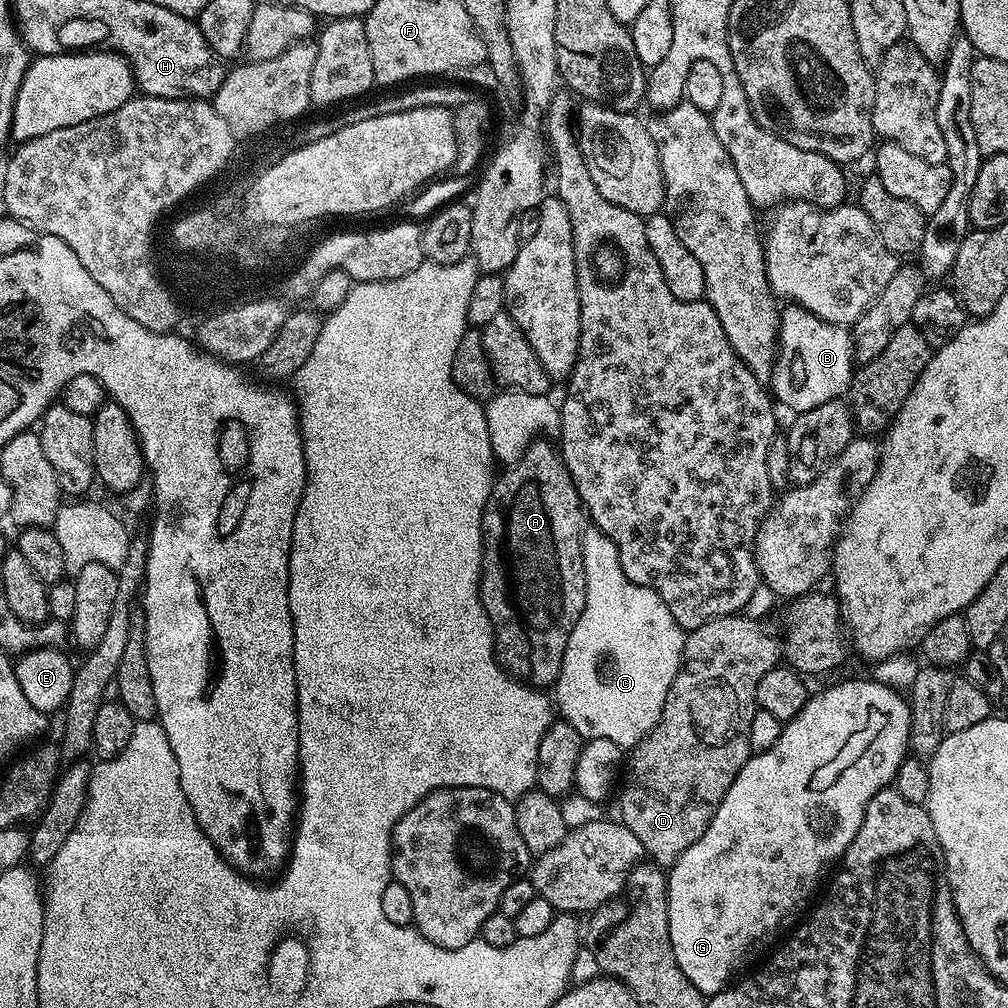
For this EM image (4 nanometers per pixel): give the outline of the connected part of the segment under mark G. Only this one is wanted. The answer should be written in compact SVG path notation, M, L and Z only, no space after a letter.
M874 678L868 680L844 680L841 684L832 684L824 688L820 693L809 695L806 706L798 710L793 720L784 724L782 734L774 746L765 752L757 752L749 755L748 761L742 766L738 778L726 790L714 818L706 826L702 838L694 842L676 863L667 869L668 877L668 917L670 918L670 946L674 946L674 958L678 958L678 966L682 968L682 974L701 992L704 997L718 994L722 989L733 983L737 974L743 973L748 963L755 958L756 952L760 952L771 940L781 939L780 931L787 924L797 923L796 915L809 907L808 899L816 892L820 879L829 875L828 867L835 865L844 855L844 851L854 842L854 834L864 821L866 806L870 806L870 798L878 794L895 781L898 774L898 766L909 755L908 739L910 738L910 710L907 699L897 689L880 684Z

